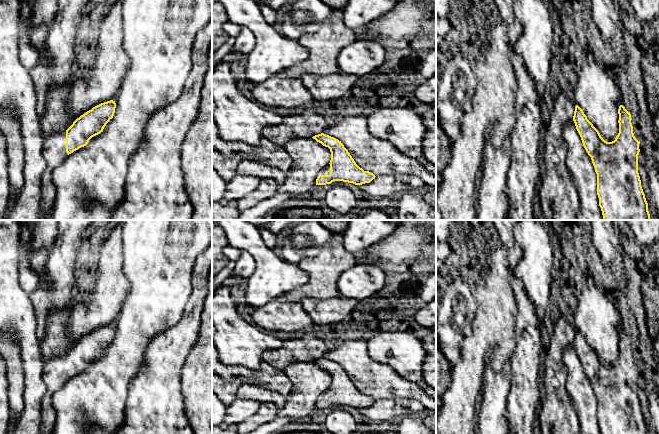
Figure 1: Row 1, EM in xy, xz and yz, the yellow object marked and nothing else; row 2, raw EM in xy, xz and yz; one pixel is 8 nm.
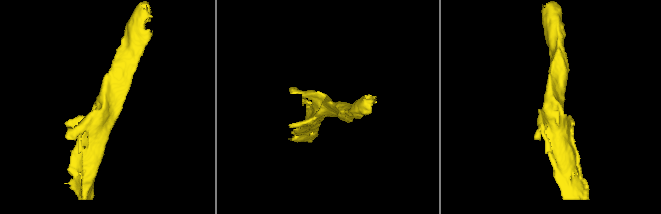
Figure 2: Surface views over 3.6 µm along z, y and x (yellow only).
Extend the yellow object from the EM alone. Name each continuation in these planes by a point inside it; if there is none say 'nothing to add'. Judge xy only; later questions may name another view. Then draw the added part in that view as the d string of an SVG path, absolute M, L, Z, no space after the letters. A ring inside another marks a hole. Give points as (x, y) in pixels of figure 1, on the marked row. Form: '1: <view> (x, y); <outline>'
1: xy (54, 146); M66 131L45 136L43 142L43 157L46 160L46 169L42 176L43 209L52 211L56 196L56 187L53 181L54 170L59 167L67 157Z

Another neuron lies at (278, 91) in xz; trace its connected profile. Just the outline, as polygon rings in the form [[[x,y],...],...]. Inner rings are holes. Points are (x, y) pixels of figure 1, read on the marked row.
[[[276,75],[250,87],[255,101],[269,107],[299,108],[314,101],[301,79]]]

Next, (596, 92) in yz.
[[[587,47],[584,52],[585,61],[577,68],[577,82],[573,86],[574,101],[599,131],[601,137],[607,142],[612,142],[619,133],[618,109],[620,105],[624,106],[622,94],[614,76],[596,61],[592,50]]]

